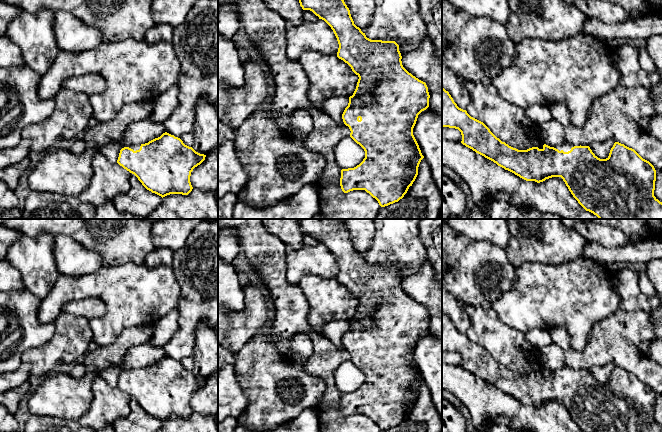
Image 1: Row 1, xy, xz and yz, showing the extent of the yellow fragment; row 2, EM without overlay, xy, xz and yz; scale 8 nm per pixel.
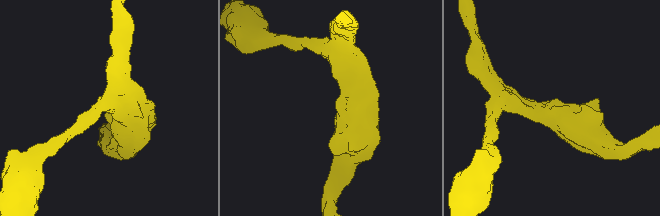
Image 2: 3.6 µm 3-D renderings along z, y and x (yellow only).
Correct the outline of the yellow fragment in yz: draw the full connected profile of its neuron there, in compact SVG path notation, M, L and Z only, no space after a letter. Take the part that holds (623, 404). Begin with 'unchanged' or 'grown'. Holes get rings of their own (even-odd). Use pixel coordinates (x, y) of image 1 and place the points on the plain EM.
grown; M443 311L442 351L458 353L463 369L526 405L540 407L552 401L561 401L583 432L662 432L662 426L654 420L654 390L634 373L619 366L614 367L606 383L598 382L589 370L574 370L567 366L555 371L540 366L537 371L518 374L502 366L483 346L459 332Z

